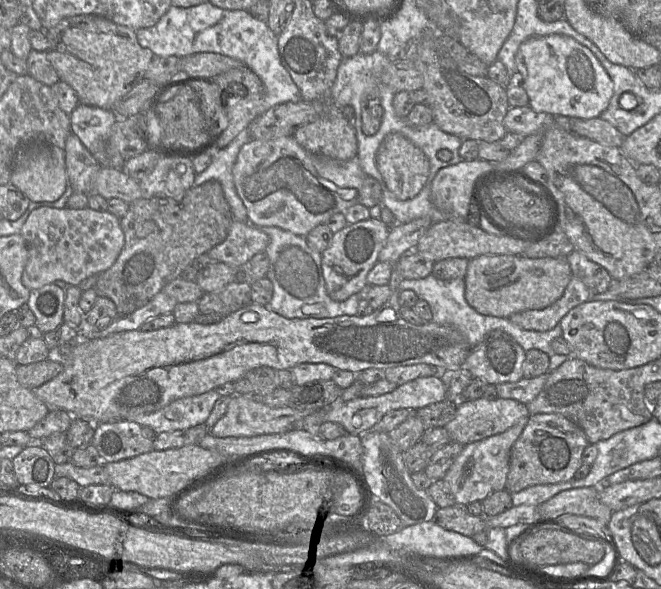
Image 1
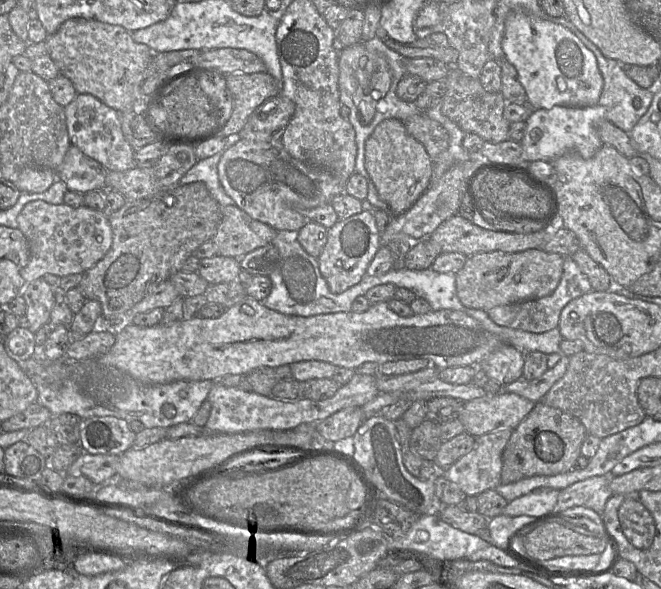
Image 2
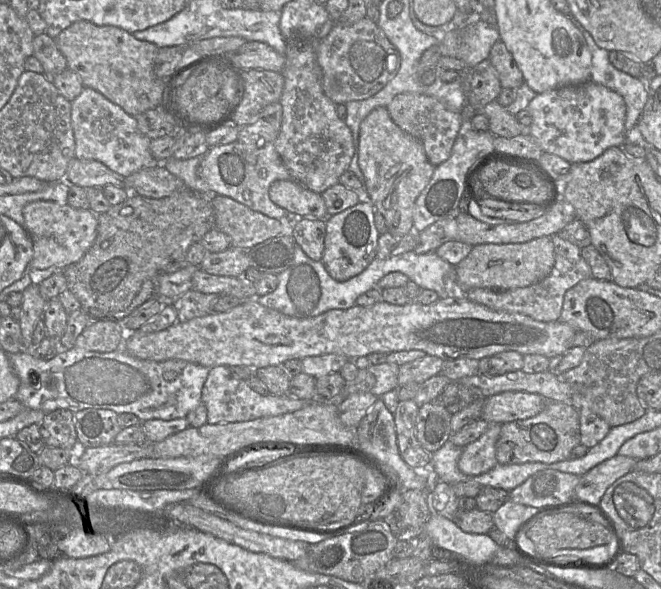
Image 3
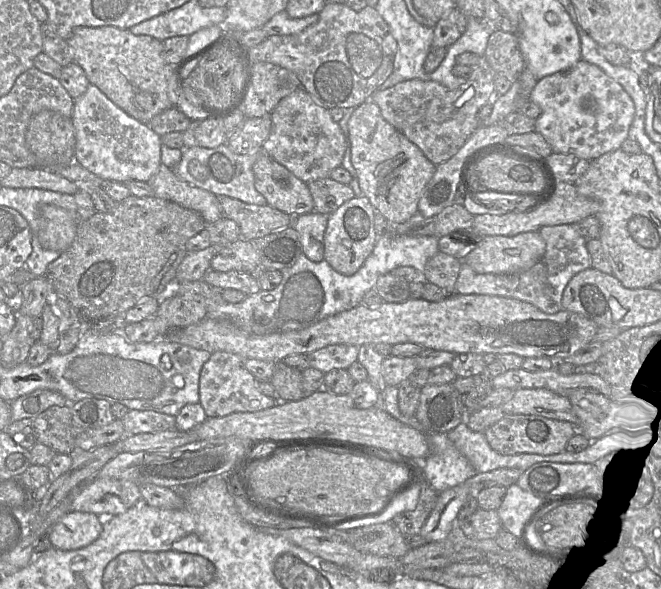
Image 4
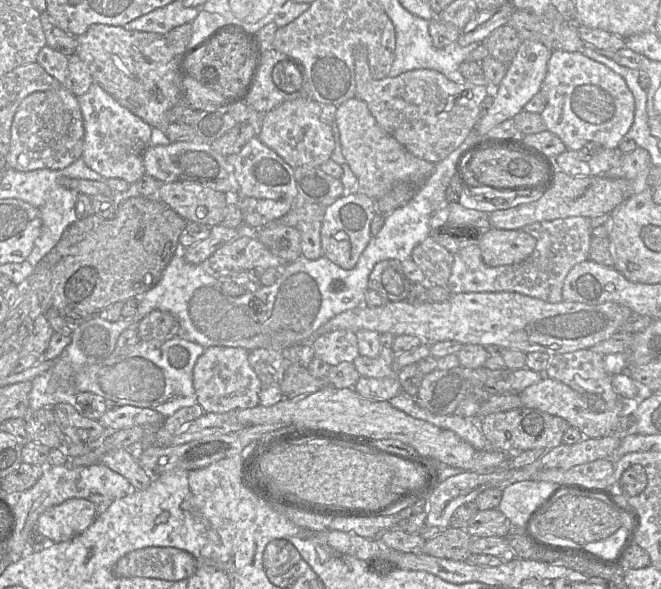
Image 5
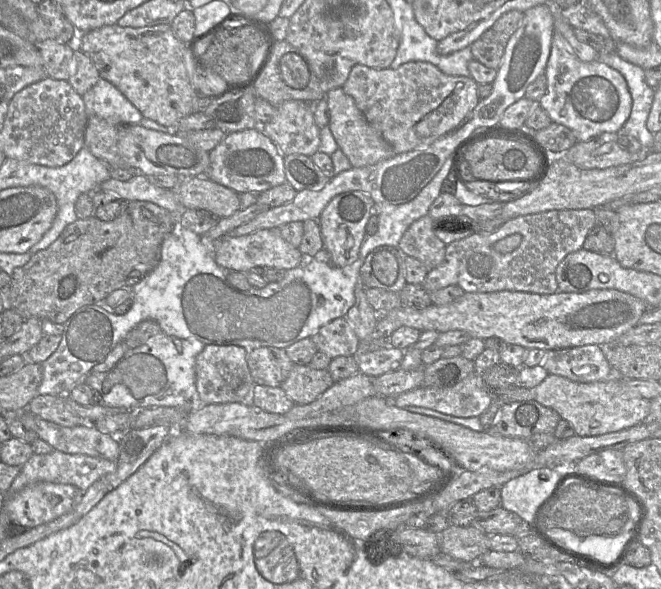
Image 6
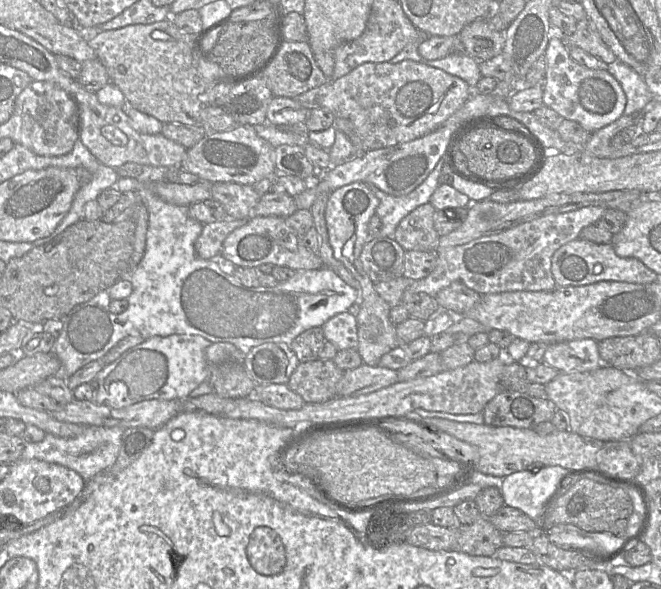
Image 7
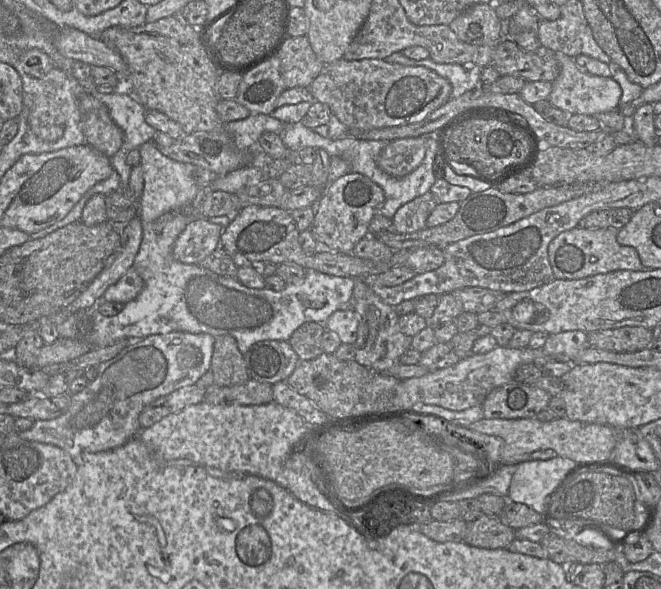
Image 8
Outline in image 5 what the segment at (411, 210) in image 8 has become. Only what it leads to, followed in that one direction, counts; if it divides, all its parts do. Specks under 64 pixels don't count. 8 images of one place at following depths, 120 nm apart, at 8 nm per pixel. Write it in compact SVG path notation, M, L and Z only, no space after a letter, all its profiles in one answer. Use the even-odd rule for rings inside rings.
M430 235L414 247L411 260L422 270L428 285L446 287L453 267L453 255Z

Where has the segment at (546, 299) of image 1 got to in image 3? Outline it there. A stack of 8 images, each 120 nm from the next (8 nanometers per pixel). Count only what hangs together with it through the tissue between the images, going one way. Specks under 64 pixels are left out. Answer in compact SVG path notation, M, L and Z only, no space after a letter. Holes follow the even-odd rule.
M542 236L524 243L478 244L456 267L457 281L469 291L474 288L508 290L527 287L547 277L555 263L551 237Z

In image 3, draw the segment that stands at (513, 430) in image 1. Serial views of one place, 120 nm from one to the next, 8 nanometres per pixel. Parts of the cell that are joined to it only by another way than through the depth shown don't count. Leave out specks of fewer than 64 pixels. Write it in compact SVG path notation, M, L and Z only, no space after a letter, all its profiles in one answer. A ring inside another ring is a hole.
M490 424L476 441L463 447L458 460L458 468L463 474L478 476L488 472L498 463L495 445L500 432L501 424Z

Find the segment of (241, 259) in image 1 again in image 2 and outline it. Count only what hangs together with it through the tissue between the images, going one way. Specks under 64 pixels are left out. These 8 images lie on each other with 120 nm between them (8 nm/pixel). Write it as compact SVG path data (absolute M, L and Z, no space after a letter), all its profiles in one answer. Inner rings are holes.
M236 204L221 207L221 221L212 241L221 256L241 259L249 252L273 241L277 231L253 219Z

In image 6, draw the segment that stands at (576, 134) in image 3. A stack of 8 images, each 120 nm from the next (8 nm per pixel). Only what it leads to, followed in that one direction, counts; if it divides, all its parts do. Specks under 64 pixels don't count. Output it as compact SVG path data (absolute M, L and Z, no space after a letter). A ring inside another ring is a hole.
M555 27L545 75L547 91L539 105L552 122L568 127L578 142L588 141L605 132L617 133L630 116L632 97L623 75L598 60L579 60Z

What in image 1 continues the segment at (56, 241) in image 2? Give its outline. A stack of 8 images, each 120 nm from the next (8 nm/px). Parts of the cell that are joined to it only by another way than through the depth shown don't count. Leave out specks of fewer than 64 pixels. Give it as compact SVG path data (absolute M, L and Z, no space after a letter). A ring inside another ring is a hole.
M53 208L34 209L25 221L21 233L28 249L28 260L22 273L22 283L29 290L63 281L78 286L85 278L109 269L118 258L125 242L120 219L108 211Z

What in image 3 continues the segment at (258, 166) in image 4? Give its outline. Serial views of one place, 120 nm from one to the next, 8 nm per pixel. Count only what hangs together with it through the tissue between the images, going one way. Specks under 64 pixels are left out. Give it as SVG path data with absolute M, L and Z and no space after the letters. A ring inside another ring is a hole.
M294 179L276 180L269 187L269 197L278 206L298 216L326 219L325 202L321 196Z

